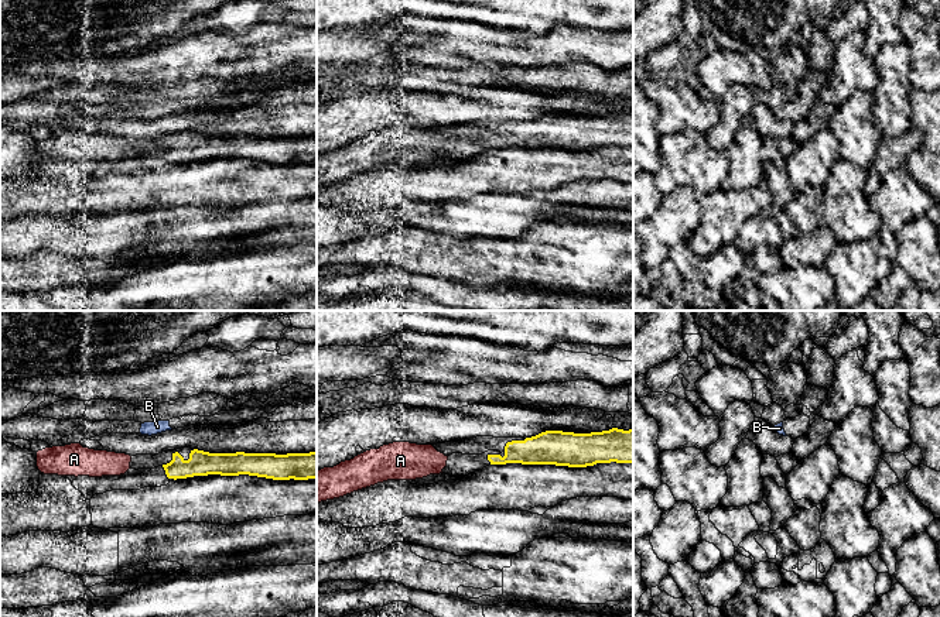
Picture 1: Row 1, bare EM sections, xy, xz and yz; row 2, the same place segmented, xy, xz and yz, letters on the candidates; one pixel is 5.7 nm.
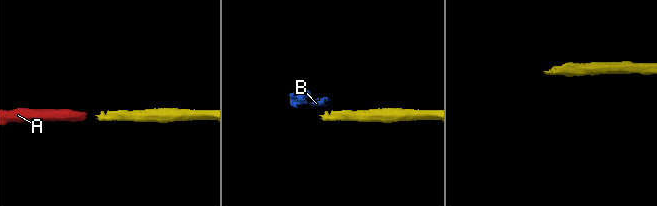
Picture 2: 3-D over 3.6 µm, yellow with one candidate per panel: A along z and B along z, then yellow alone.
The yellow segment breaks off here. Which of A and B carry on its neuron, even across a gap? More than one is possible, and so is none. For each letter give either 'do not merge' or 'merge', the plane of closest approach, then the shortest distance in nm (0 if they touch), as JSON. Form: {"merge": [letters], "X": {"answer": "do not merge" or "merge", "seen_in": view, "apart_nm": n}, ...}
{"merge": ["A"], "A": {"answer": "merge", "seen_in": "xy", "apart_nm": 190}, "B": {"answer": "do not merge", "seen_in": "xy", "apart_nm": 130}}

